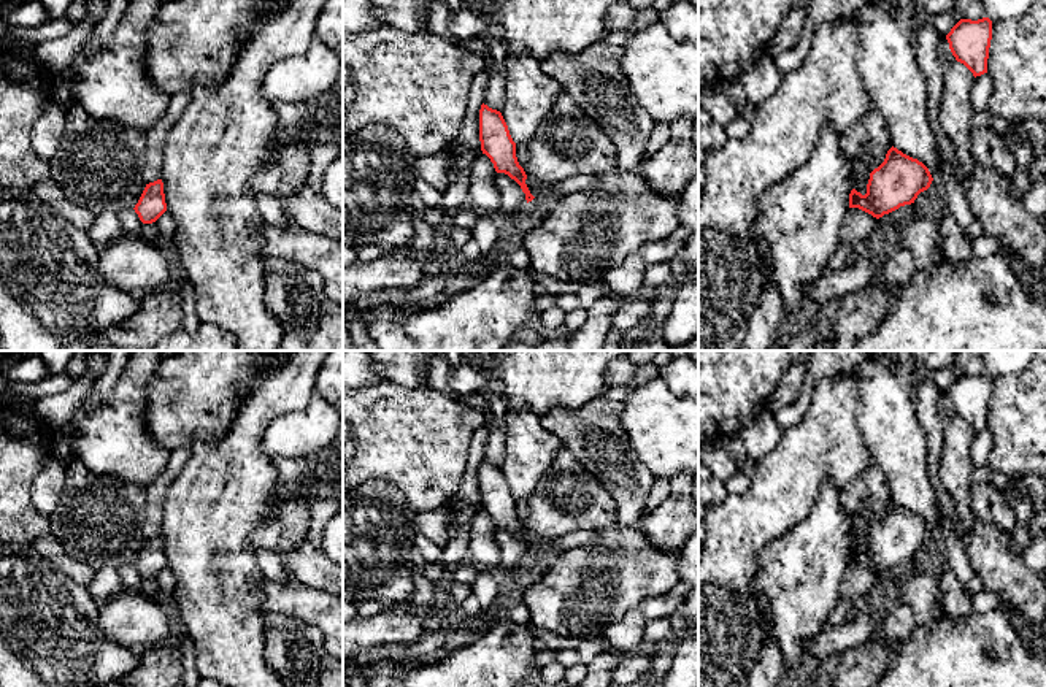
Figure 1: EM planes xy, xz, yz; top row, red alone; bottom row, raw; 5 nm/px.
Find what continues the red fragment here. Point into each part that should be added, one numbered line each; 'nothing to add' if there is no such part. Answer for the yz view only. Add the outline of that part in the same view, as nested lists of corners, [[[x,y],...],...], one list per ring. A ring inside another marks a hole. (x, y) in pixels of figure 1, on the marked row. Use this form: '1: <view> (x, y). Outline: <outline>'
nothing to add

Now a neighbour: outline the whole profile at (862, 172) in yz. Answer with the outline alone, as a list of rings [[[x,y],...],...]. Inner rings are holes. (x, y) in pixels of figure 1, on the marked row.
[[[867,148],[863,155],[854,163],[852,189],[865,195],[870,173],[870,149]]]

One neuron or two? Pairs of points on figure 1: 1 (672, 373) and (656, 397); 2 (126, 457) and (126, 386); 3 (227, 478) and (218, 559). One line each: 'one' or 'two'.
1: two
2: one
3: one

